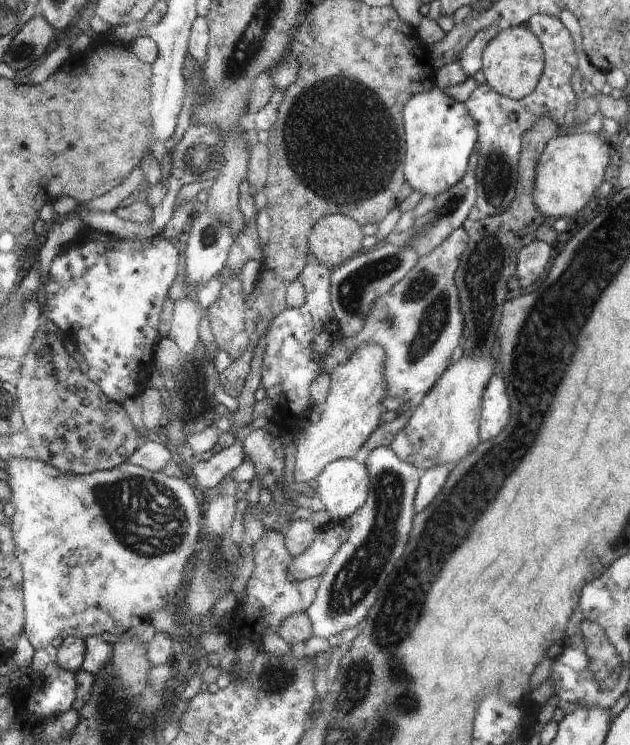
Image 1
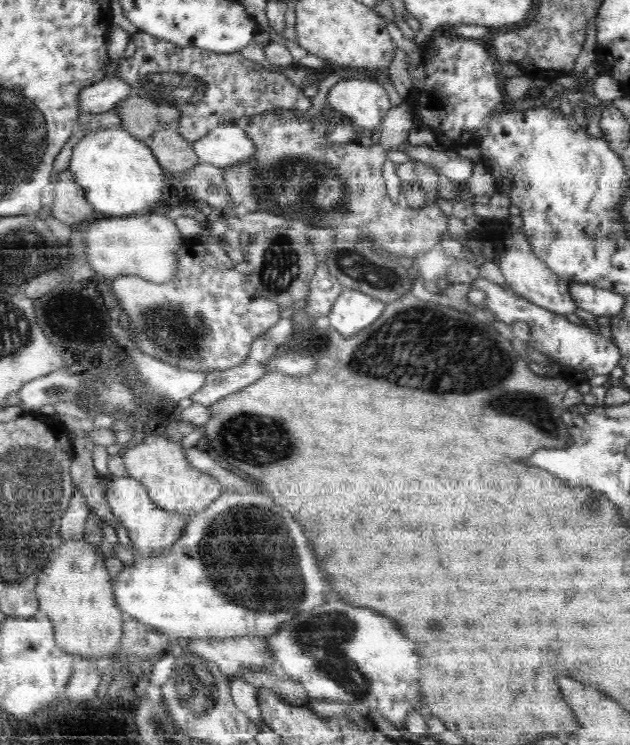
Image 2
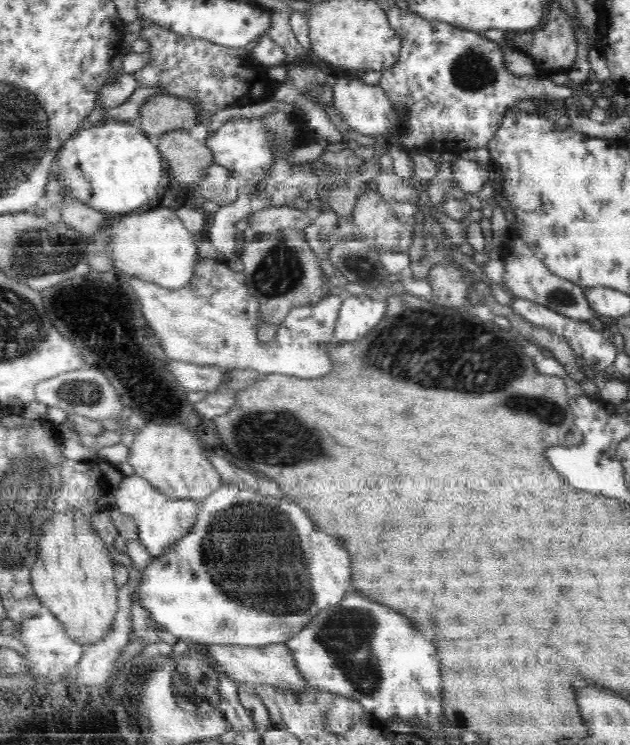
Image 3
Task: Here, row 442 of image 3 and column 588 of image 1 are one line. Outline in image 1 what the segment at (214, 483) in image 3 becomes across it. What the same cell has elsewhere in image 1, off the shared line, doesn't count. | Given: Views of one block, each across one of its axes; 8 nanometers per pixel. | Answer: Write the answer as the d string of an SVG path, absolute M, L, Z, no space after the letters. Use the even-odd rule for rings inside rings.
M570 133L548 141L540 153L535 176L535 205L543 216L572 216L580 212L604 180L610 148L596 133Z

